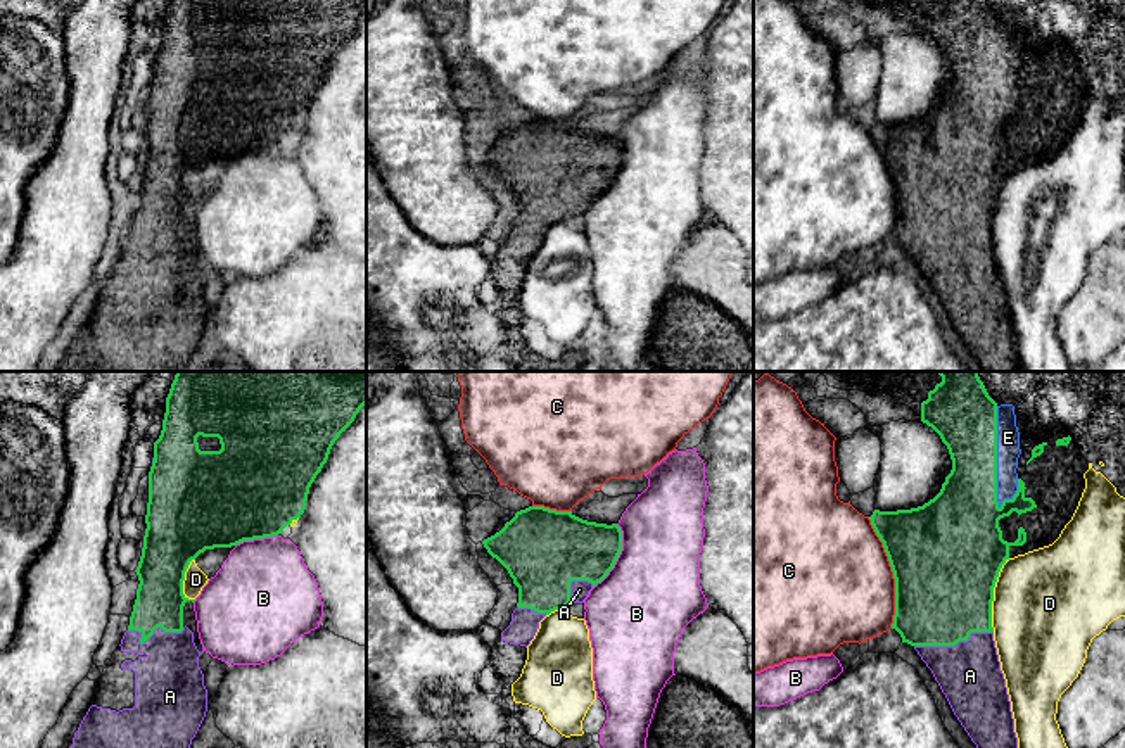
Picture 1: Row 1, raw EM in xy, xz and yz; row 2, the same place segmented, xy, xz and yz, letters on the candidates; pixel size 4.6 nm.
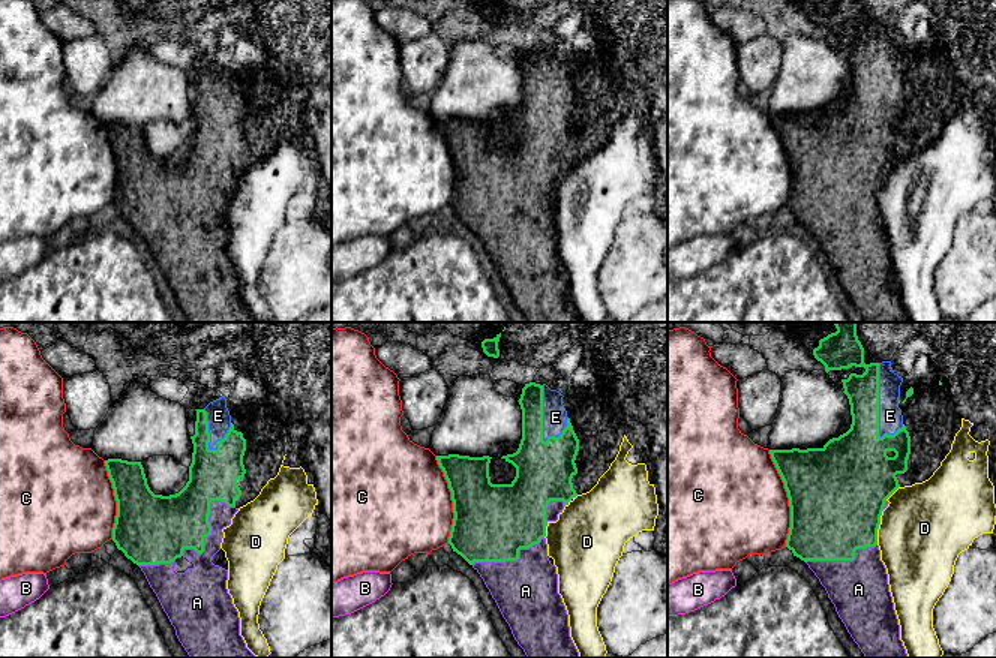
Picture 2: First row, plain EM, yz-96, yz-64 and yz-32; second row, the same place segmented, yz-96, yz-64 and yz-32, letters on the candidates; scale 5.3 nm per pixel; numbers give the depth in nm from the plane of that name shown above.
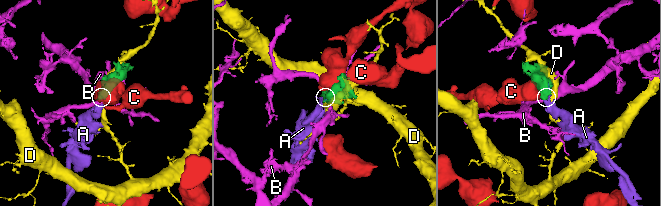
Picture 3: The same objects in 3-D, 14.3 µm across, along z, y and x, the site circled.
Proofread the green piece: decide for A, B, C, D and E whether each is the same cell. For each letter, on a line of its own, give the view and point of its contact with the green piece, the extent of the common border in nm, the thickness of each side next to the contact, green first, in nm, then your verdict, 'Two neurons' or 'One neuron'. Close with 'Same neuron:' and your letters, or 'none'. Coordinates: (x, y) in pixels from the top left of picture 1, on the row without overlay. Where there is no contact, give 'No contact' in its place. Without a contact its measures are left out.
A: Touches green at yz (953, 258). Shared border 380 nm. Thickness 440 nm (green) against 300 nm. One neuron
B: Touches green at xz (617, 170). Shared border 320 nm. Thickness 320 nm (green) against 440 nm. Two neurons
C: Touches green at yz (892, 183). Shared border 550 nm. Thickness 500 nm (green) against 500 nm. Two neurons
D: Touches green at yz (992, 208). Shared border 360 nm. Thickness 480 nm (green) against 480 nm. Two neurons
E: Touches green at yz (996, 71). Shared border 480 nm. Thickness 280 nm (green) against 110 nm. One neuron
Same neuron: A, E

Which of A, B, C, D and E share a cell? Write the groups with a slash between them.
A E / B / C / D

